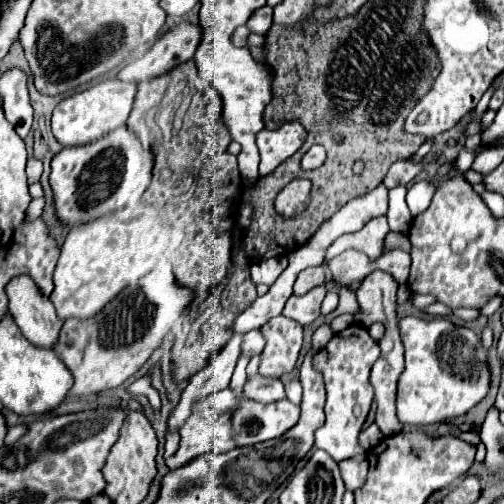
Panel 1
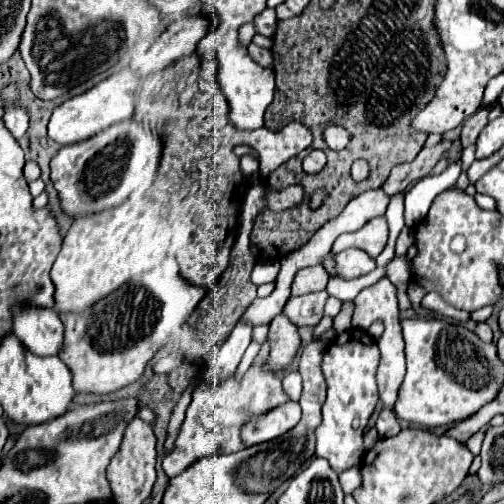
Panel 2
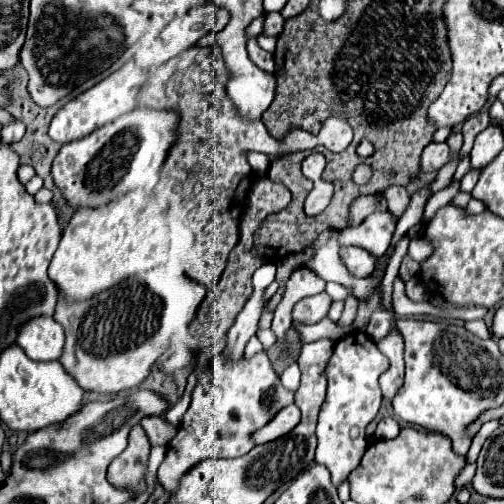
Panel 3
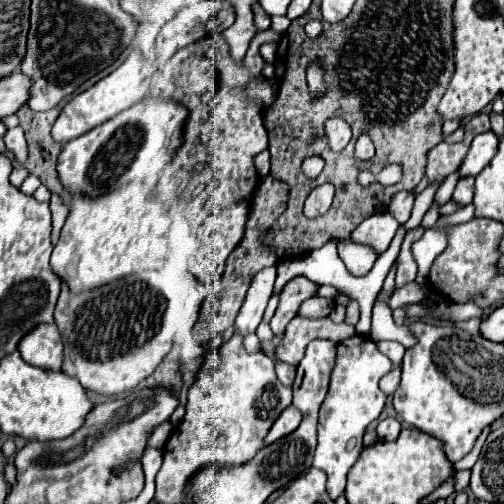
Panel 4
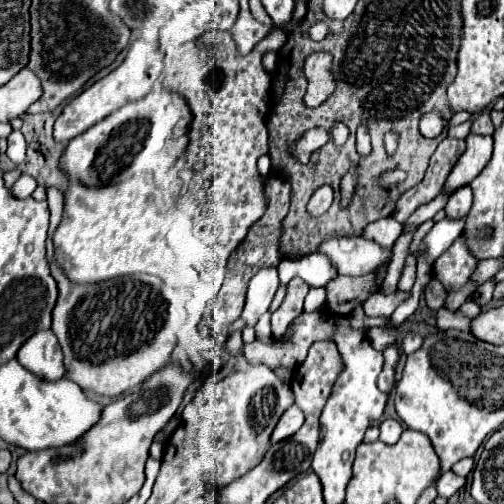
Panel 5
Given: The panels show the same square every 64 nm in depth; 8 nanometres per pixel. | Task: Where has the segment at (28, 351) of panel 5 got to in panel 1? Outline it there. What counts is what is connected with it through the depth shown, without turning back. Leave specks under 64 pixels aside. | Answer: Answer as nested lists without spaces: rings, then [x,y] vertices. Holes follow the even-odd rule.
[[[16,276],[6,288],[10,298],[10,314],[22,336],[38,348],[54,348],[62,320],[56,316],[50,298],[36,292],[36,284],[26,276]]]

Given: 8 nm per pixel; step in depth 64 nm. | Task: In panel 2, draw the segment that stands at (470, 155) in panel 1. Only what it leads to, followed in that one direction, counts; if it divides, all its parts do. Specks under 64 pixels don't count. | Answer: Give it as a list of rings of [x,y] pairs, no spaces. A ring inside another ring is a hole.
[[[460,162],[448,166],[438,176],[422,178],[412,190],[408,190],[406,202],[404,202],[404,224],[410,226],[410,228],[418,226],[426,218],[432,200],[440,192],[444,192],[448,186],[452,186],[458,176],[460,176]]]

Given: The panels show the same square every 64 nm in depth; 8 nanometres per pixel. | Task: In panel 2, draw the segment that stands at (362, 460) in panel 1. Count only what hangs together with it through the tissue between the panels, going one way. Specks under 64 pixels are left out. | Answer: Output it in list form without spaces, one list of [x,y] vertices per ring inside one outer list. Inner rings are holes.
[[[356,465],[348,470],[345,470],[339,475],[339,481],[345,495],[352,494],[352,492],[360,486],[360,468],[361,465]]]

